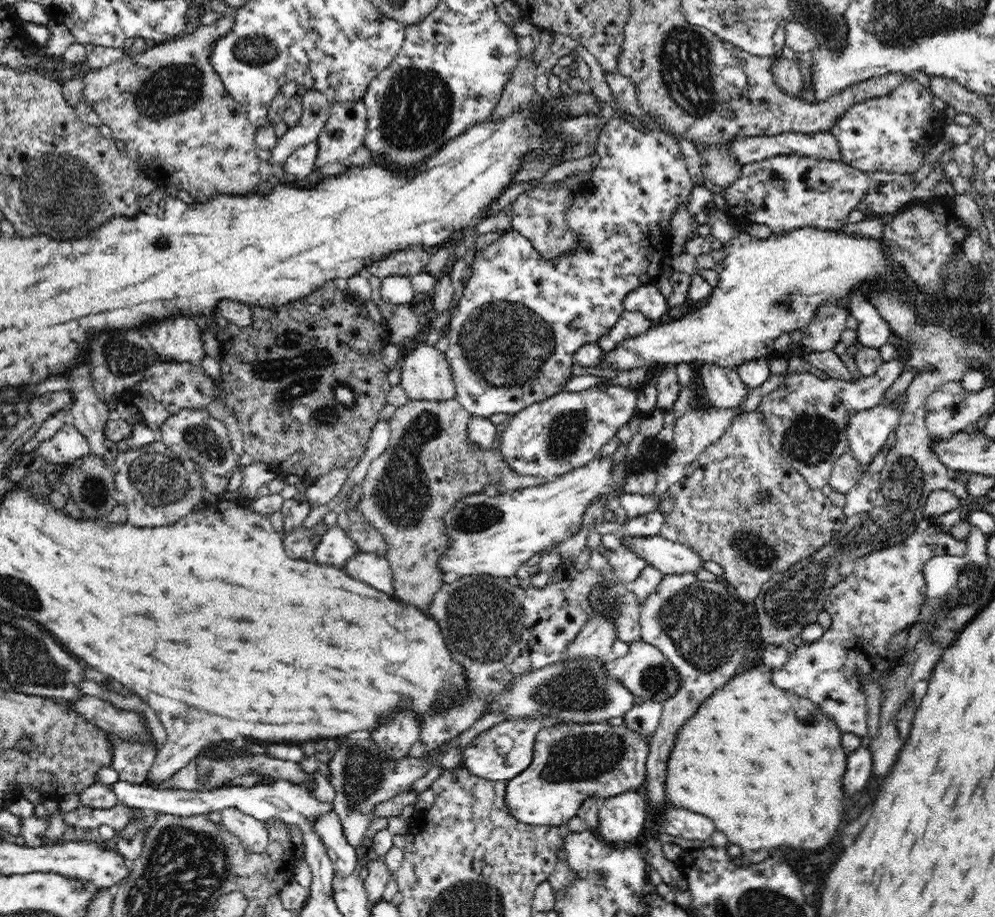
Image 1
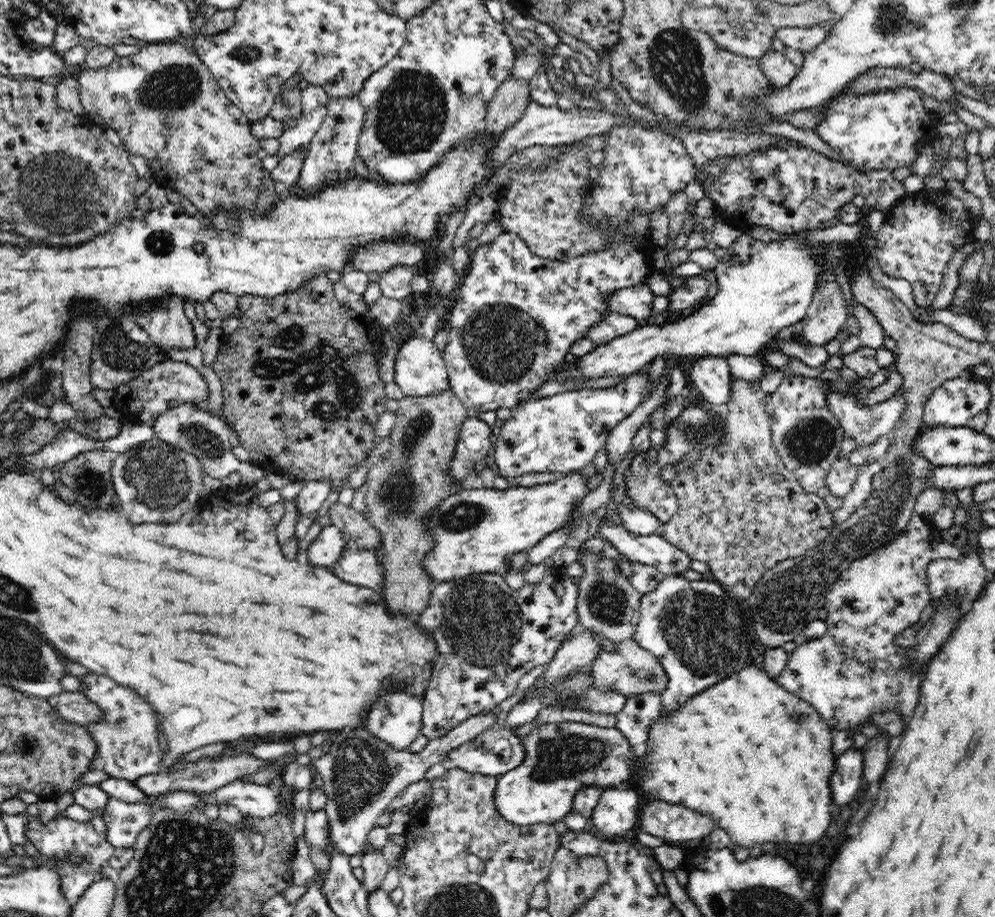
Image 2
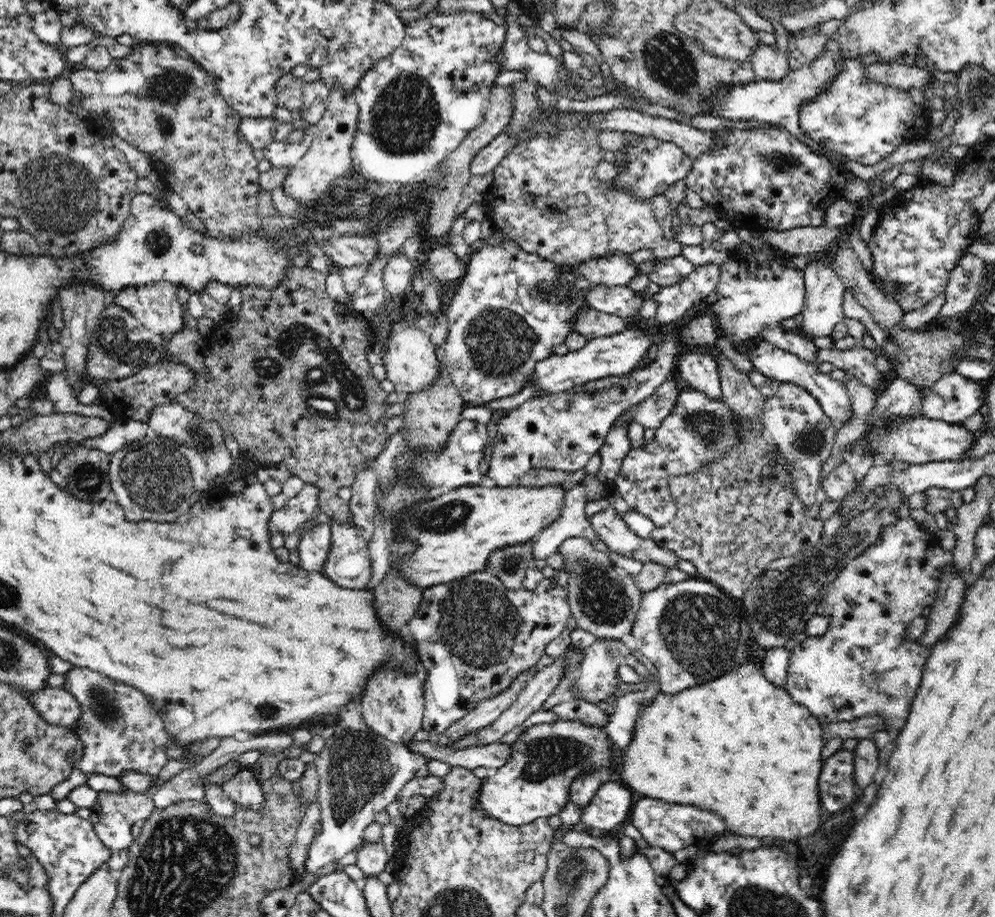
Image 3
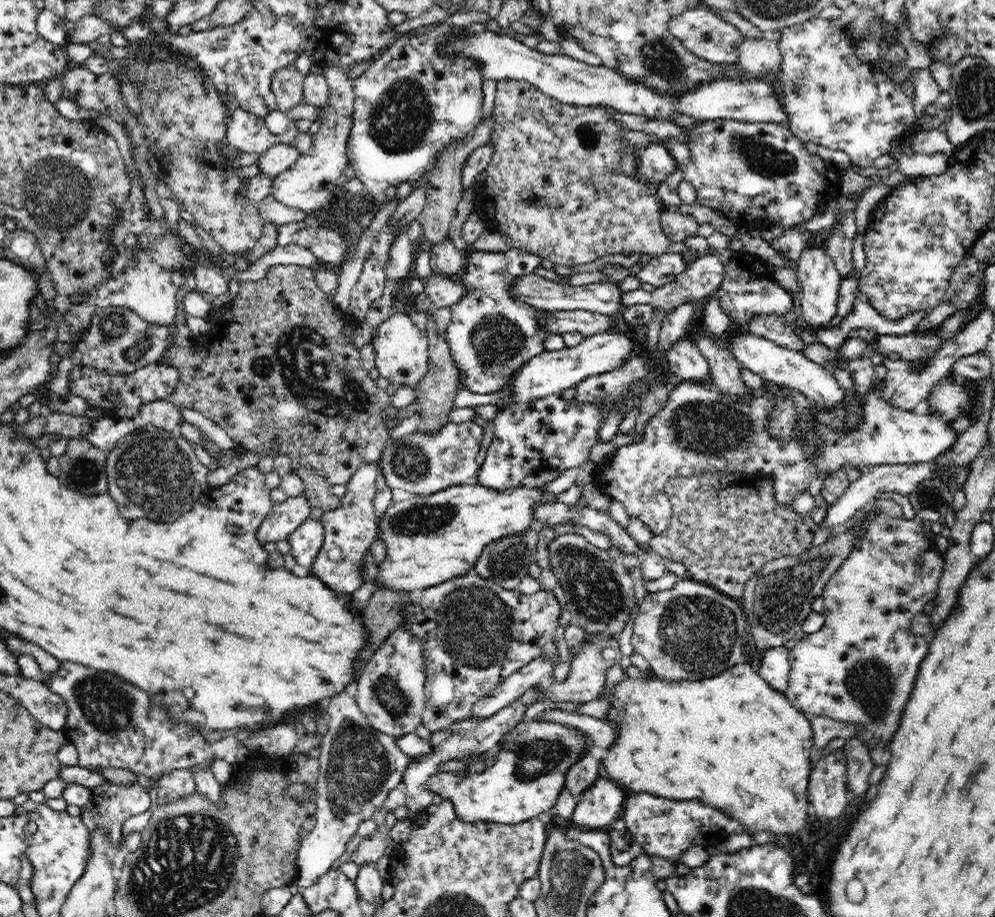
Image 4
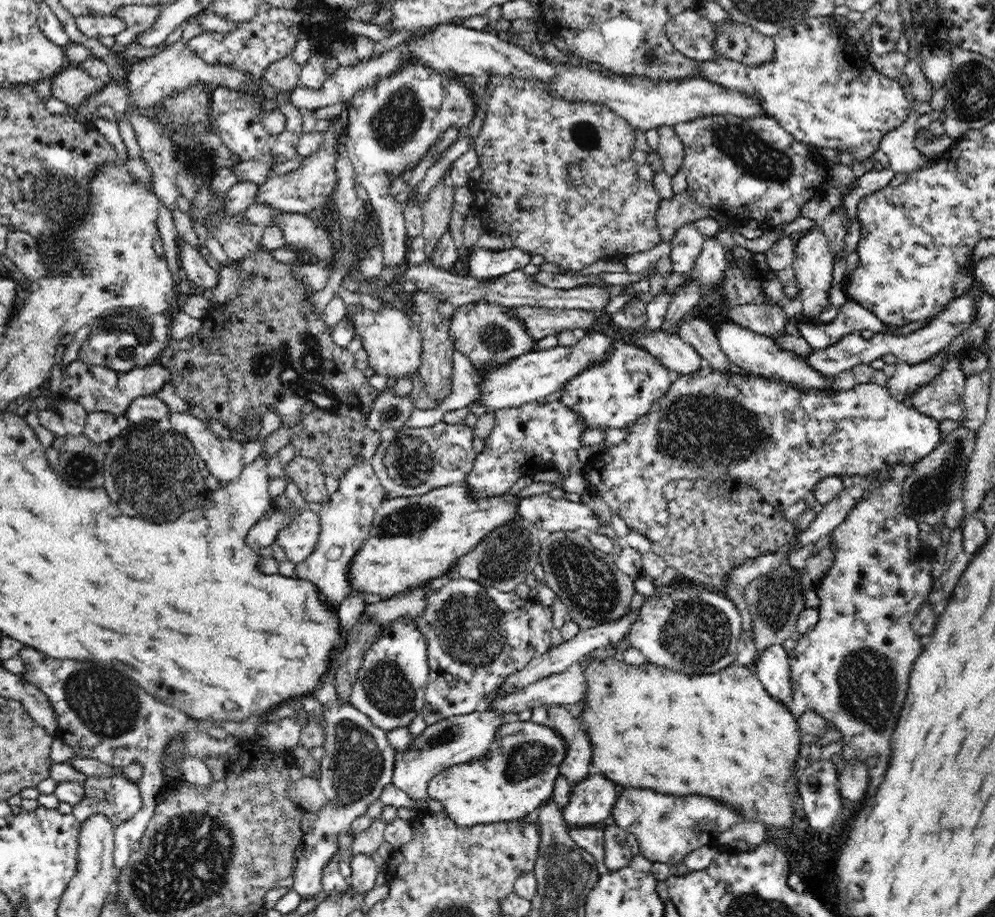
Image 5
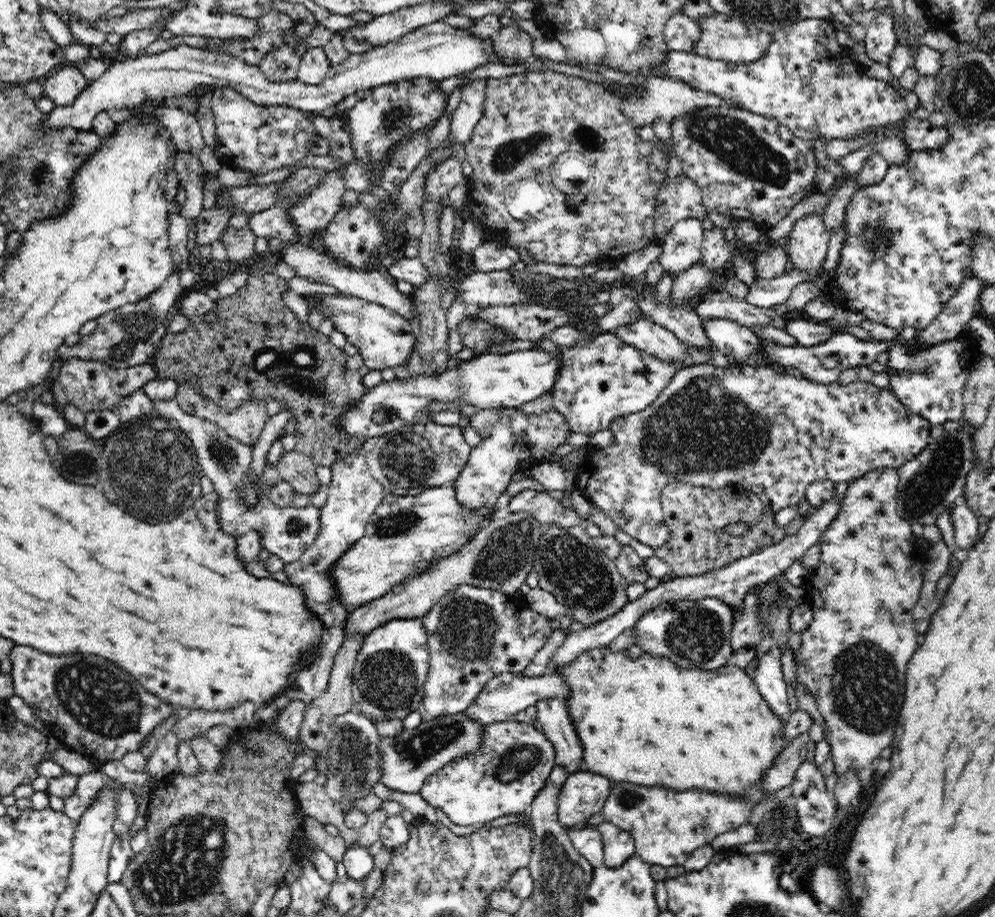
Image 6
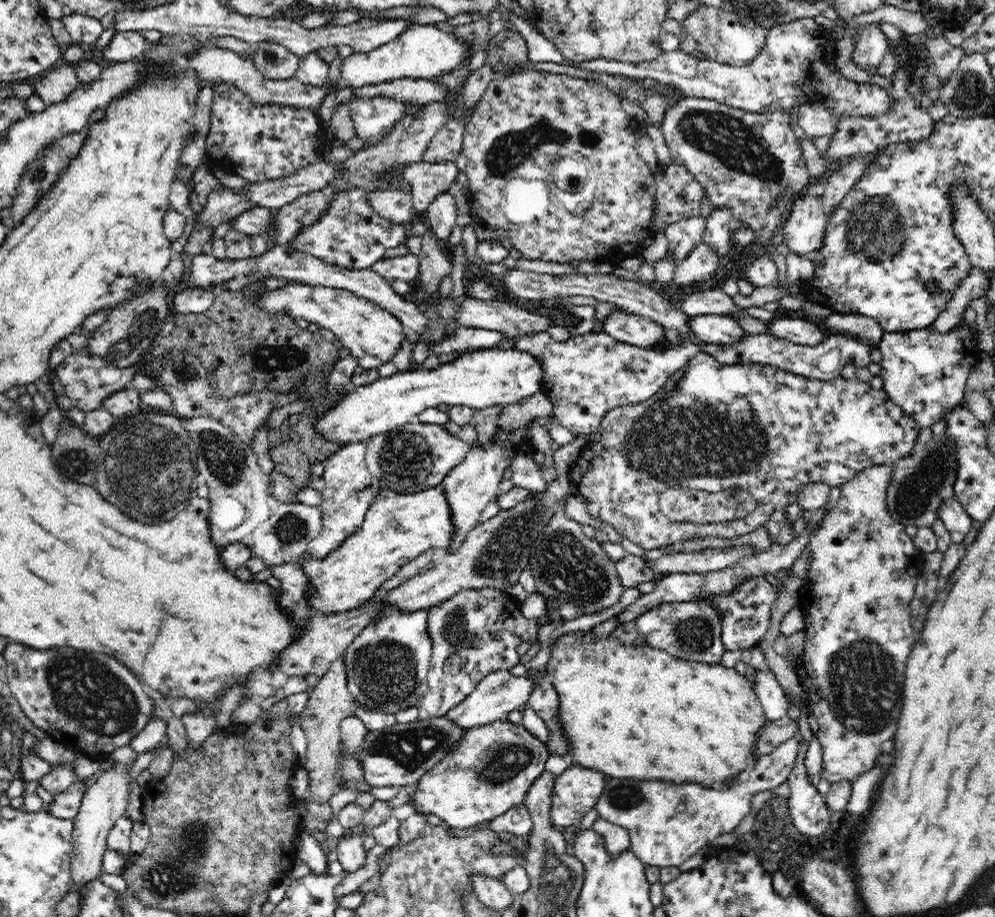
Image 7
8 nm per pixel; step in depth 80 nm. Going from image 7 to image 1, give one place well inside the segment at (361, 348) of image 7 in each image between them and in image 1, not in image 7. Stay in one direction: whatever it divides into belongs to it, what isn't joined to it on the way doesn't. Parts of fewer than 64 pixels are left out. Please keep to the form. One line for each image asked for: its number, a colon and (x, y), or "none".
1: (426, 374)
2: (420, 370)
3: (412, 363)
4: (401, 349)
5: (393, 344)
6: (384, 339)

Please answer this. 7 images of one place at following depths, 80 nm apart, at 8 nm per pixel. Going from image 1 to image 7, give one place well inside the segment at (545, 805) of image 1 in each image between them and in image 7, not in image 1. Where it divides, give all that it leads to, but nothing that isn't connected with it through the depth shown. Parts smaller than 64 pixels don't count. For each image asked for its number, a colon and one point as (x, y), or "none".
2: (560, 759)
3: (533, 784)
4: (529, 771)
5: (518, 773)
6: (514, 760)
7: (488, 772)

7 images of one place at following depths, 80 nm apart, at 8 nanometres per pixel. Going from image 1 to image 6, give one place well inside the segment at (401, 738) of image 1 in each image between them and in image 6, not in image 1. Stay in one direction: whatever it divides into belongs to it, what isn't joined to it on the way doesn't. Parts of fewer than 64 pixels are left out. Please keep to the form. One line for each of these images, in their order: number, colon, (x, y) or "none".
2: (397, 719)
3: (394, 709)
4: (391, 691)
5: (390, 688)
6: (390, 671)

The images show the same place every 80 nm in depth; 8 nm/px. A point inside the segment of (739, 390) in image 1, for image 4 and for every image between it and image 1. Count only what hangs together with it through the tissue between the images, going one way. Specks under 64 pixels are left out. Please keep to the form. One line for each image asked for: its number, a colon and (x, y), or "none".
2: (712, 377)
3: (698, 371)
4: (684, 359)

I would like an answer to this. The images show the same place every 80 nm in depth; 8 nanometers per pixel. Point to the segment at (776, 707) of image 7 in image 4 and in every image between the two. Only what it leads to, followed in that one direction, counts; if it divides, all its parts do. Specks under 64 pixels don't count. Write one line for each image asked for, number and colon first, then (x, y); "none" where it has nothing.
4: (774, 667)
5: (772, 667)
6: (772, 687)

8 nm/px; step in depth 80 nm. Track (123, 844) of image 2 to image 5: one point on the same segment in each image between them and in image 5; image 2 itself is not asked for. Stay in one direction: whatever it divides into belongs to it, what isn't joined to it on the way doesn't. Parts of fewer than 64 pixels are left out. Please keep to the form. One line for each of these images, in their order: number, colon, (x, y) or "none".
3: (113, 815)
4: (110, 805)
5: (118, 798)

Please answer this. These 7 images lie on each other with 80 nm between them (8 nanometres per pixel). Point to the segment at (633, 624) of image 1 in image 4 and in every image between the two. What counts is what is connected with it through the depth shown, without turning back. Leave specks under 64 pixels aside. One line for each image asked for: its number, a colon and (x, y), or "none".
2: (608, 604)
3: (605, 601)
4: (599, 591)

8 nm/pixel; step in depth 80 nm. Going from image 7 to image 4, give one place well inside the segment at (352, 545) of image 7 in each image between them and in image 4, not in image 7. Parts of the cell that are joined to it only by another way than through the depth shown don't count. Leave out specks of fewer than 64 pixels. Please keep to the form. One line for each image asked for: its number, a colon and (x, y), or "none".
4: (430, 539)
5: (413, 541)
6: (406, 534)

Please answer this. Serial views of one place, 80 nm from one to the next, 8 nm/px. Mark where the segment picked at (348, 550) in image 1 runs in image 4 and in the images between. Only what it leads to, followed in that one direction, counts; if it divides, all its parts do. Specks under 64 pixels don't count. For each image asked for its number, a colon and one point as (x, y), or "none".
2: (325, 550)
3: (314, 546)
4: (305, 543)

